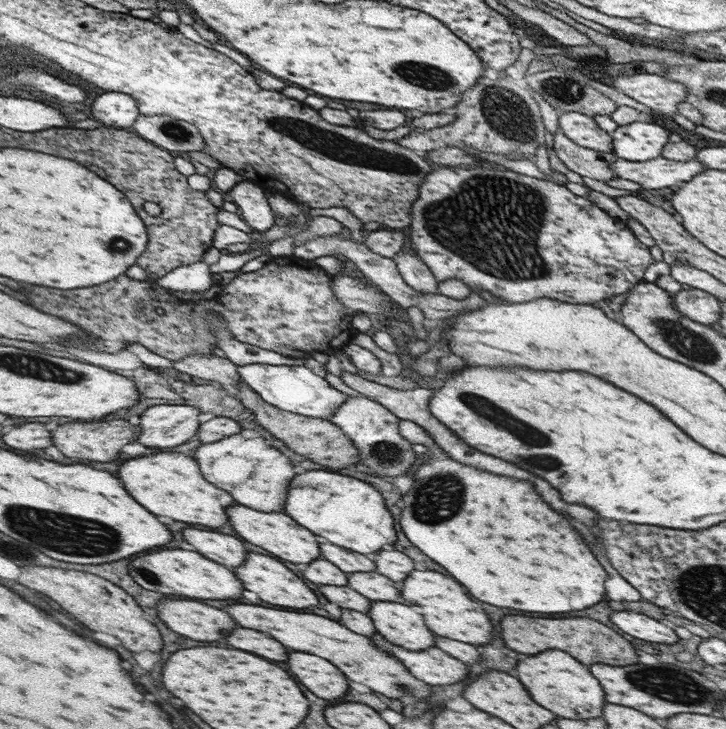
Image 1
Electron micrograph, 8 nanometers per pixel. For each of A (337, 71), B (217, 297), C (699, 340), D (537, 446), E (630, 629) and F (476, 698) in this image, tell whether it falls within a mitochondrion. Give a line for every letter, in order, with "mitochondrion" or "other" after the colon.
A: other
B: other
C: mitochondrion
D: mitochondrion
E: other
F: other

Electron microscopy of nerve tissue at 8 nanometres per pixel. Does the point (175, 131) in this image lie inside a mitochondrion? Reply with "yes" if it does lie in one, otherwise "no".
yes

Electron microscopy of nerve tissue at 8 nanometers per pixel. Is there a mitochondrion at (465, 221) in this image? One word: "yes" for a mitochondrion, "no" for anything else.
yes

